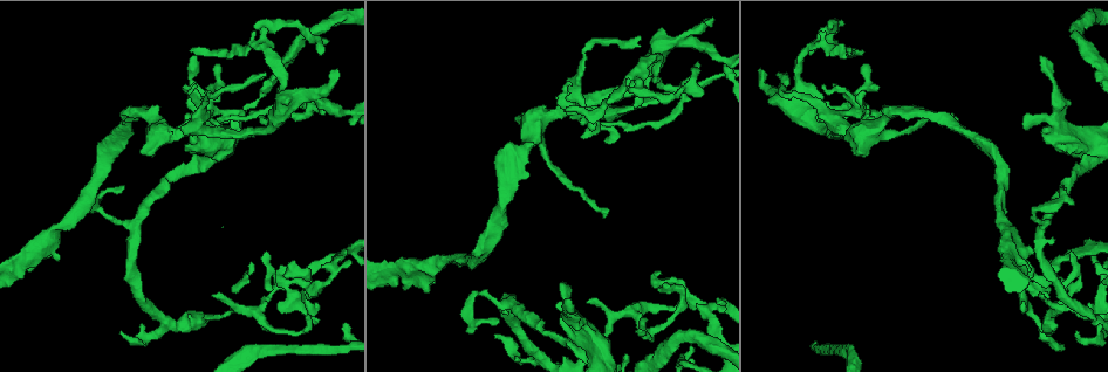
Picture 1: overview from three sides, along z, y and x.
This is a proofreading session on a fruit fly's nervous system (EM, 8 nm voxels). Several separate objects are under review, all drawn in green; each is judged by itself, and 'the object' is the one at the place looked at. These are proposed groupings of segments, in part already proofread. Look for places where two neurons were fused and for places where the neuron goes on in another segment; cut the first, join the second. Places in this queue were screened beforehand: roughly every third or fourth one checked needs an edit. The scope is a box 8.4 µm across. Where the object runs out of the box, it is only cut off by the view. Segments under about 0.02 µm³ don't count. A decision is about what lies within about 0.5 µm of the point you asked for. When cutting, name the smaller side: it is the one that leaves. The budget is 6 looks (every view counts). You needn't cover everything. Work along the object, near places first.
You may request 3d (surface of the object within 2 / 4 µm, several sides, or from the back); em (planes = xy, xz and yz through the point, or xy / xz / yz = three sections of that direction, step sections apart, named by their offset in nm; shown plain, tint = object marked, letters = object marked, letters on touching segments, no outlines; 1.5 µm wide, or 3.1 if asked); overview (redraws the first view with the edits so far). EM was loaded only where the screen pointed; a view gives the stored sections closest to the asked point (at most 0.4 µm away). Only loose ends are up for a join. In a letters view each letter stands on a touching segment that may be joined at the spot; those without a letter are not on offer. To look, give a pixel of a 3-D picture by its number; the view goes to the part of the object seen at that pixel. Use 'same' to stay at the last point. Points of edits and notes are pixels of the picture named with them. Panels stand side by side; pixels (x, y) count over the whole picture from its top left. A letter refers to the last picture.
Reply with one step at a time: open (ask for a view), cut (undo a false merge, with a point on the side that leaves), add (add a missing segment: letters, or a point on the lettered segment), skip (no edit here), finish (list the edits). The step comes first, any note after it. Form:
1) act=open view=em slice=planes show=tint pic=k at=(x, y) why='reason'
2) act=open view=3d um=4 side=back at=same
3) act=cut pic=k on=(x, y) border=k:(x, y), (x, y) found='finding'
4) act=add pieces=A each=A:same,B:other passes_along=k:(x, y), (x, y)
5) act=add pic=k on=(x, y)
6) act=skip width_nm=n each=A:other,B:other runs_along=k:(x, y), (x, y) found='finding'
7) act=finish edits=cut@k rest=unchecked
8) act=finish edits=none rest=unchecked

act=open view=3d um=2 side=back pic=1 at=(196, 84) why='an open end'

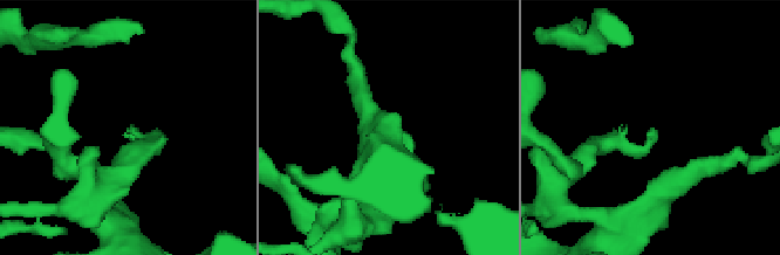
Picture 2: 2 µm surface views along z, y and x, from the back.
act=open view=em slice=xy step=8 show=tint pic=2 at=(649, 133) why='shape alone is not enough'

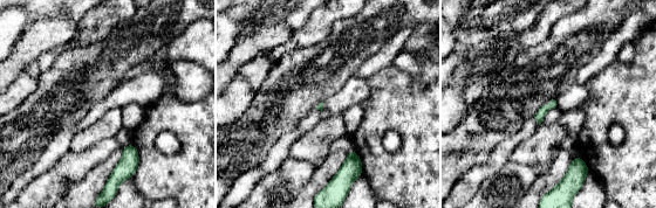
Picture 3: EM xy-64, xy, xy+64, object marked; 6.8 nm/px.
act=open view=em slice=planes show=letters at=same

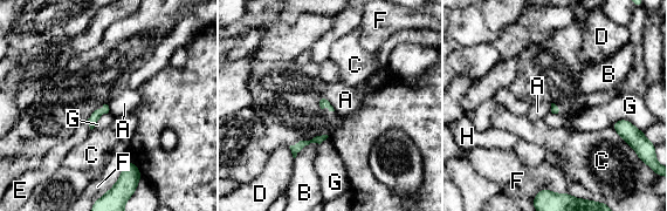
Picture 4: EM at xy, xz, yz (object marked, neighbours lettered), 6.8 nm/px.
act=skip each=A:other,B:other,C:other,D:other,E:other,F:other,G:other,H:other border=4:(323, 97), (335, 110) found='no lettered segment goes on from it'

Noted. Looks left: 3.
act=open view=em slice=planes show=letters pic=1 at=(899, 131) why='thick turns thin'

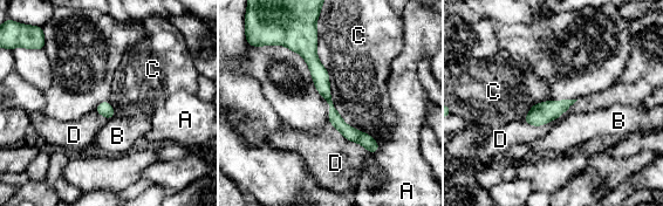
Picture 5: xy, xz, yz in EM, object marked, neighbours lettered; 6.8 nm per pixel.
act=skip width_nm=100 longest_contact=C:900nm each=A:other,B:other,C:other,D:other found='one neuron here'

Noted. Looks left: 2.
act=finish edits=none rest=unchecked

